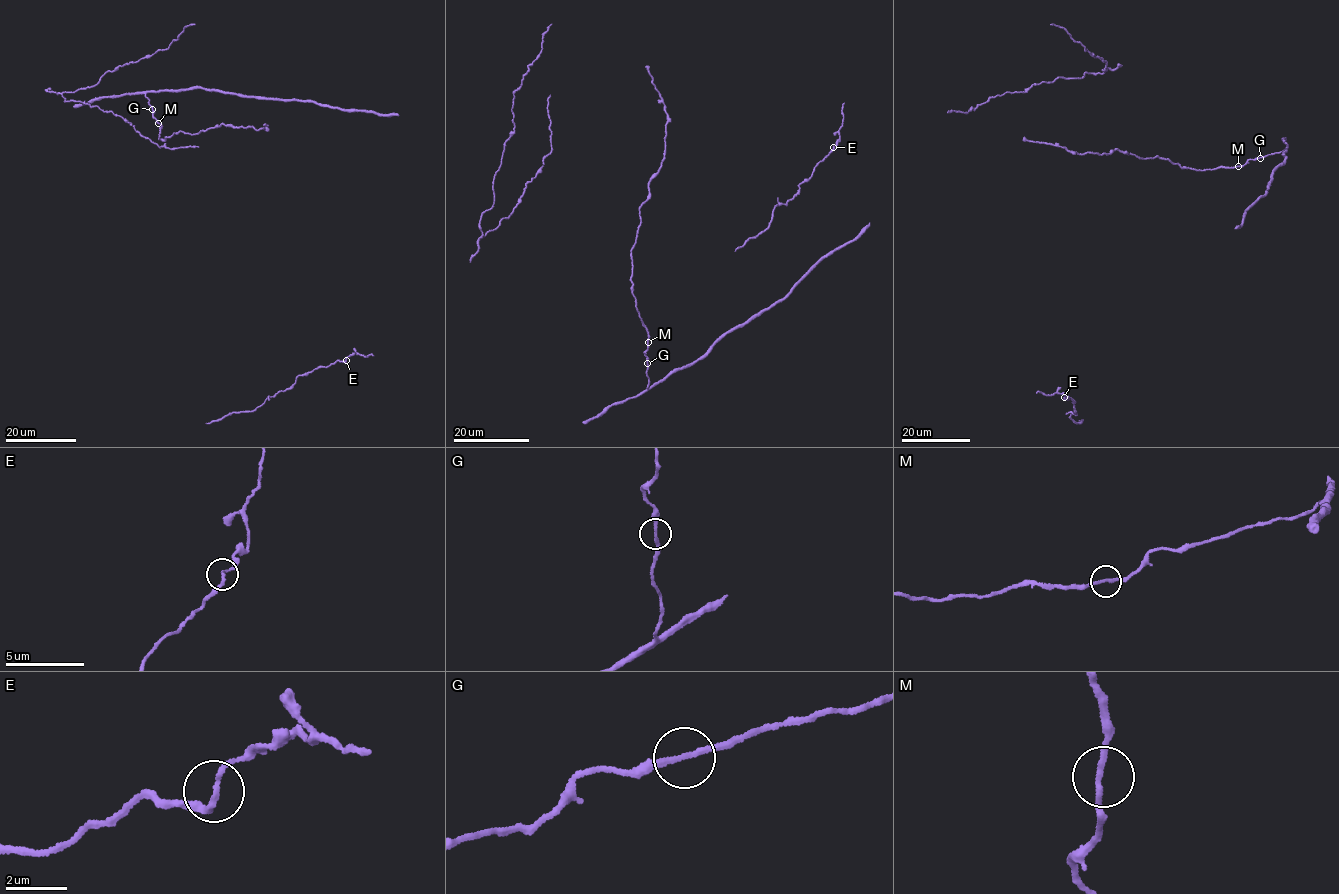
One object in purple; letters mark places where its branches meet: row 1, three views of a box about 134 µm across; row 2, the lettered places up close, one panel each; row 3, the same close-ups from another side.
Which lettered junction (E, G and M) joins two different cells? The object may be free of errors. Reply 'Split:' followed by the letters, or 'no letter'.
Split: no letter

